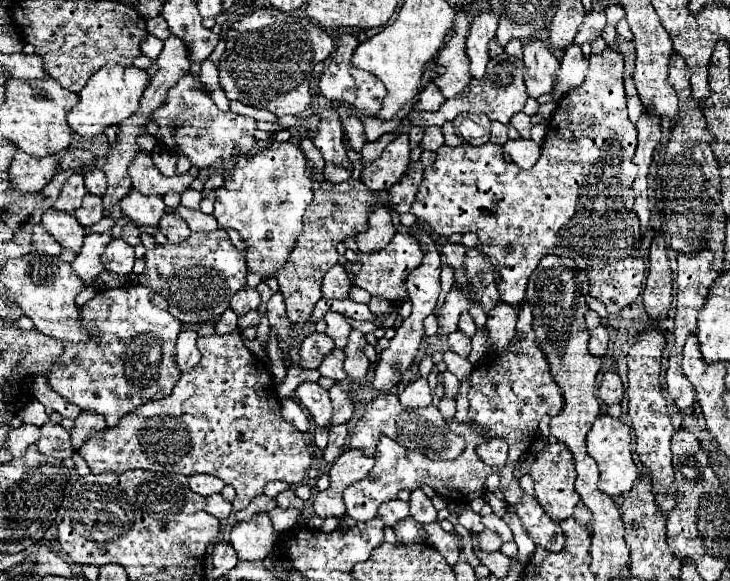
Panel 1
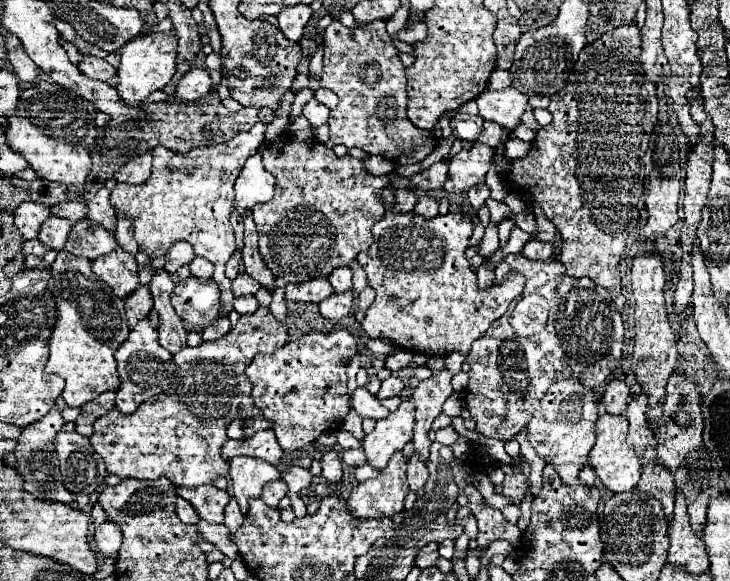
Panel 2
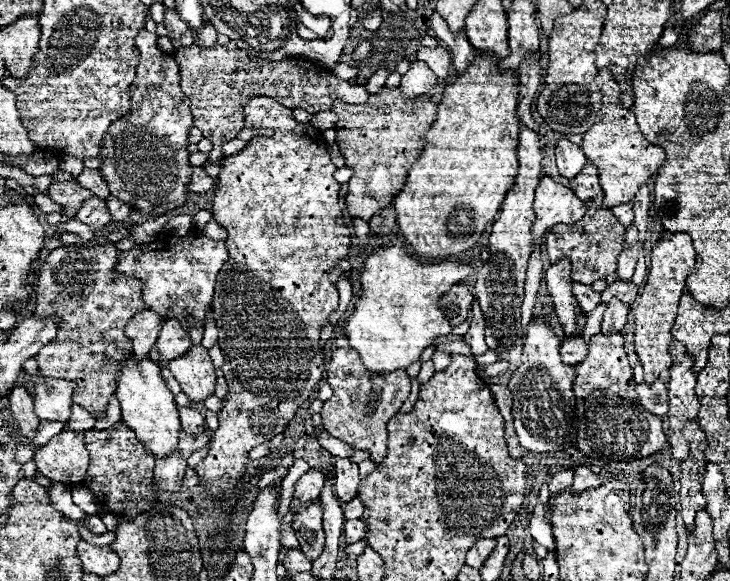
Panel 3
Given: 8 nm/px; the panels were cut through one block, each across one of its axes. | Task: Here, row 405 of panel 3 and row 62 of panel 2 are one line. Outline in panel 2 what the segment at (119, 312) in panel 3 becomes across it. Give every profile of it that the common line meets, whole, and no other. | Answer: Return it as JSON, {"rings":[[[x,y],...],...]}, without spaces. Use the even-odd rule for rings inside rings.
{"rings":[[[82,54],[82,60],[78,62],[78,68],[88,78],[100,80],[100,82],[108,82],[112,76],[116,76],[114,66],[110,66],[104,58],[96,58],[96,56],[90,56],[90,54]]]}

